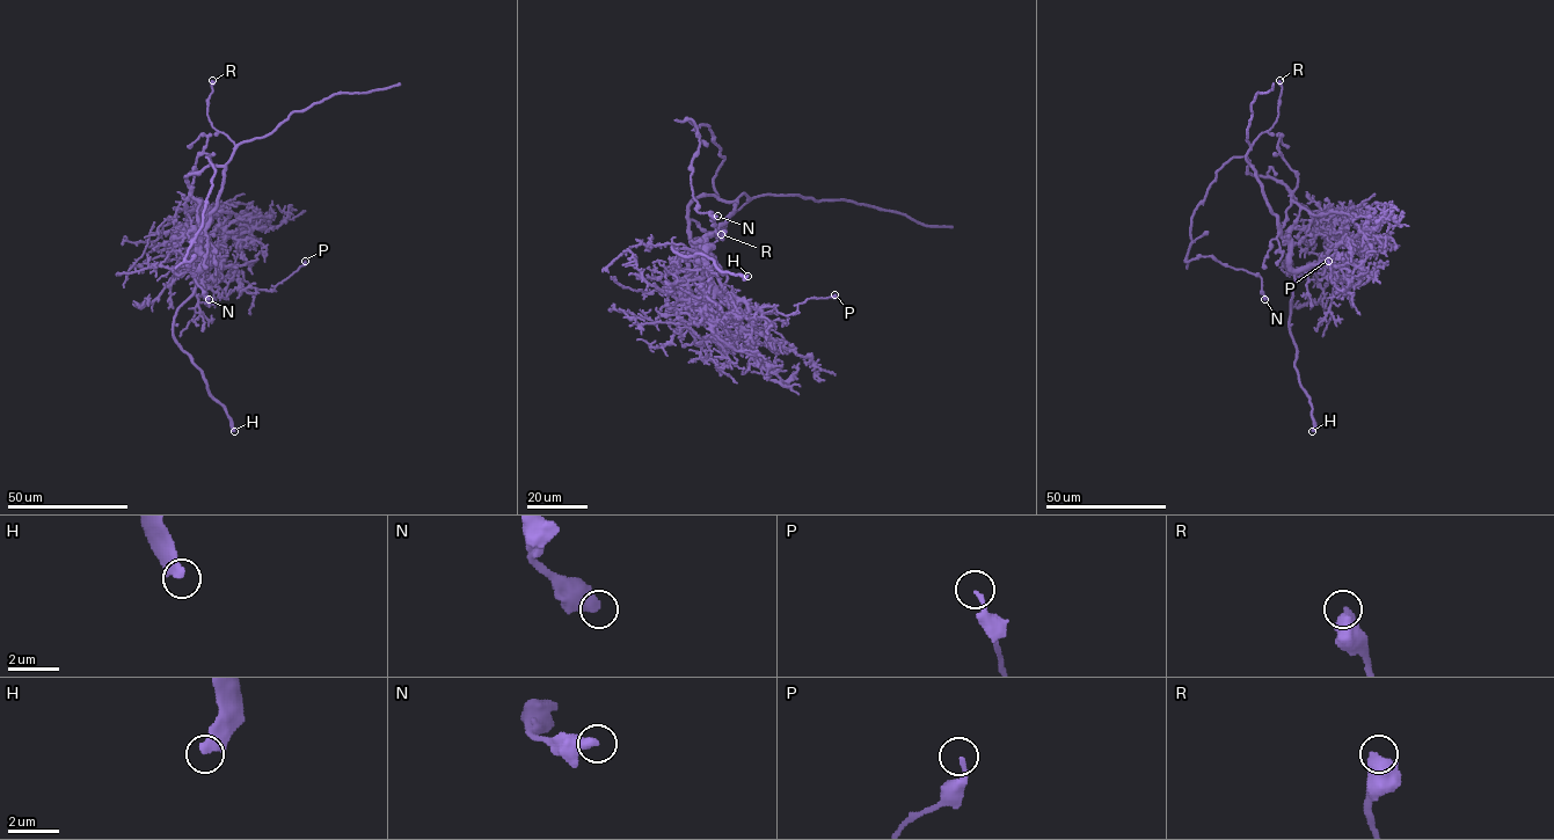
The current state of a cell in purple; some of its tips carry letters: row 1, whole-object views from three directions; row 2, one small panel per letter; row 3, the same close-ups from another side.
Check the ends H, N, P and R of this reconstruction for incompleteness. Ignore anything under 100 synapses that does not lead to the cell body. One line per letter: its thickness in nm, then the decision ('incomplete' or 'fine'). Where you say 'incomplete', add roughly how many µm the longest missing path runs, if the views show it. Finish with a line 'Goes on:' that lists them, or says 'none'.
H: 380 nm thick; fine
N: 480 nm thick; fine
P: 170 nm thick; fine
R: 650 nm thick; fine
Goes on: none

